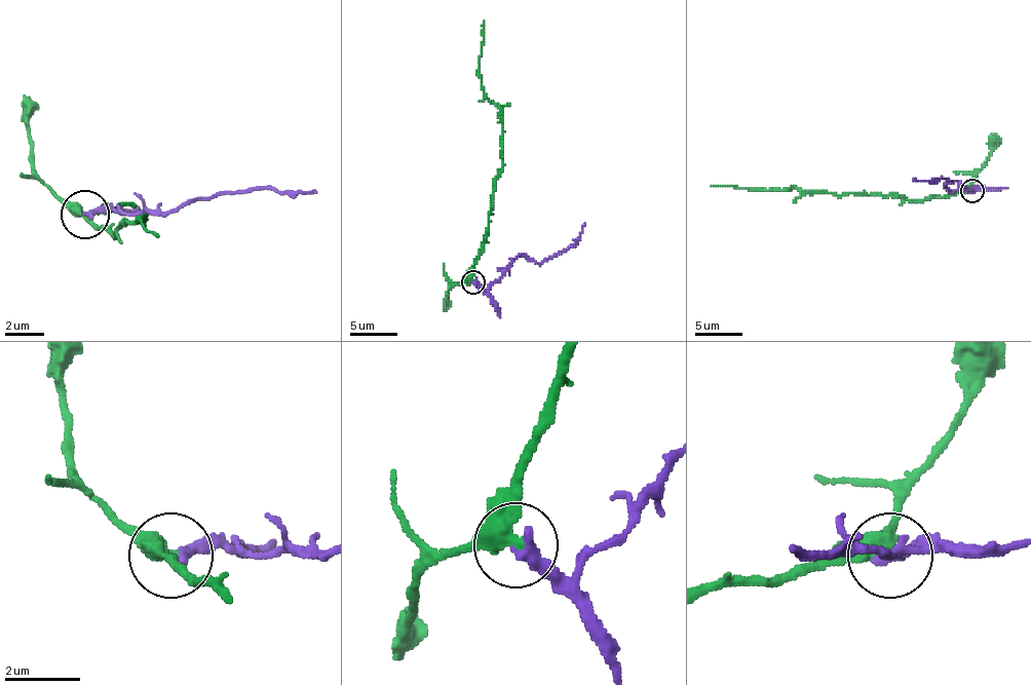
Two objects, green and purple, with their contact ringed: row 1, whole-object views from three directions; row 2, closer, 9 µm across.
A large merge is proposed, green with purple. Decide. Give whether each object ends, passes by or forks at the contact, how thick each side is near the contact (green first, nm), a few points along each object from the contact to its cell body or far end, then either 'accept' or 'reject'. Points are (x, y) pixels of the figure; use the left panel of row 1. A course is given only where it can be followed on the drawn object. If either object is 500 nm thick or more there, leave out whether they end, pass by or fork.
green passes by; purple ends; calibres 400 and 360 nm; course green (86, 213), (110, 232), (145, 223), (120, 203), (106, 213), (96, 208), (106, 203); course purple (86, 213), (115, 208), (169, 213), (179, 203), (228, 193), (315, 189); accept

